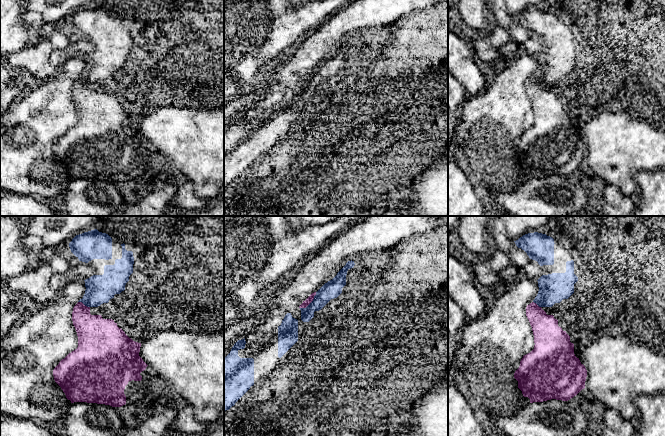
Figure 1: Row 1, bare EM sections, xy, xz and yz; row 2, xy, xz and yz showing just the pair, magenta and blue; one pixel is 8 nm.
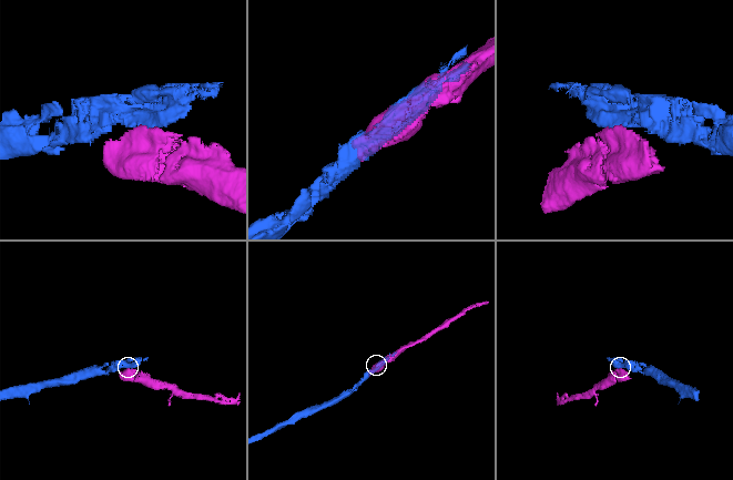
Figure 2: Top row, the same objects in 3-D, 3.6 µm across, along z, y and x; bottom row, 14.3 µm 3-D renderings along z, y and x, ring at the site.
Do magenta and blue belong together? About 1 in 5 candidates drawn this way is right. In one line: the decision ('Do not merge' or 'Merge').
Do not merge

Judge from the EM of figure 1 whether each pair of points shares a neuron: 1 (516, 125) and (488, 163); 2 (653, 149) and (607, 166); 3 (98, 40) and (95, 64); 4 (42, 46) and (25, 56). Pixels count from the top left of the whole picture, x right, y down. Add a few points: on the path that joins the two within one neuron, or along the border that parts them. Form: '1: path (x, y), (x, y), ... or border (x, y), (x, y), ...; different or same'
1: path (507, 134), (488, 154); same
2: path (642, 149), (624, 149), (618, 155); same
3: path (99, 46), (99, 58); same
4: path (38, 50), (32, 56), (29, 56); same

